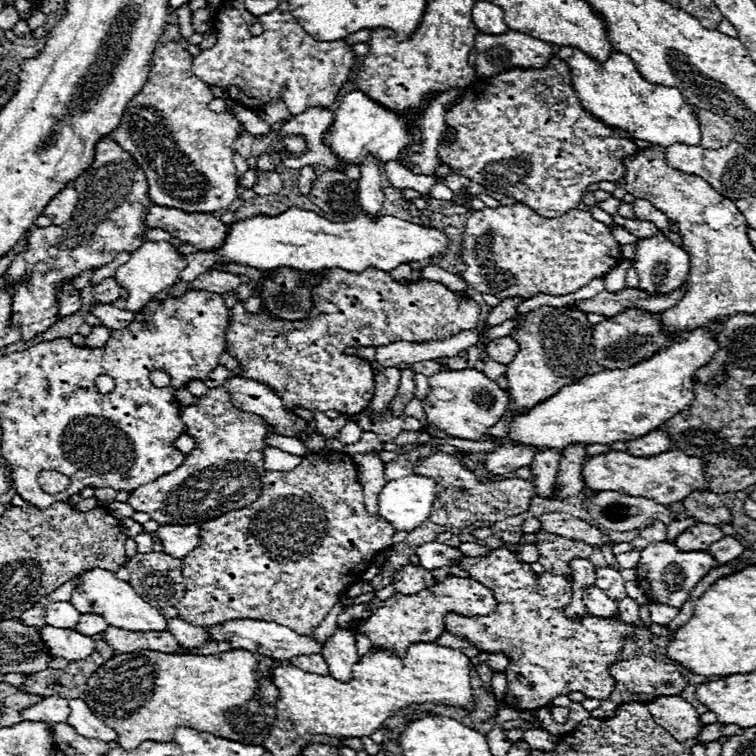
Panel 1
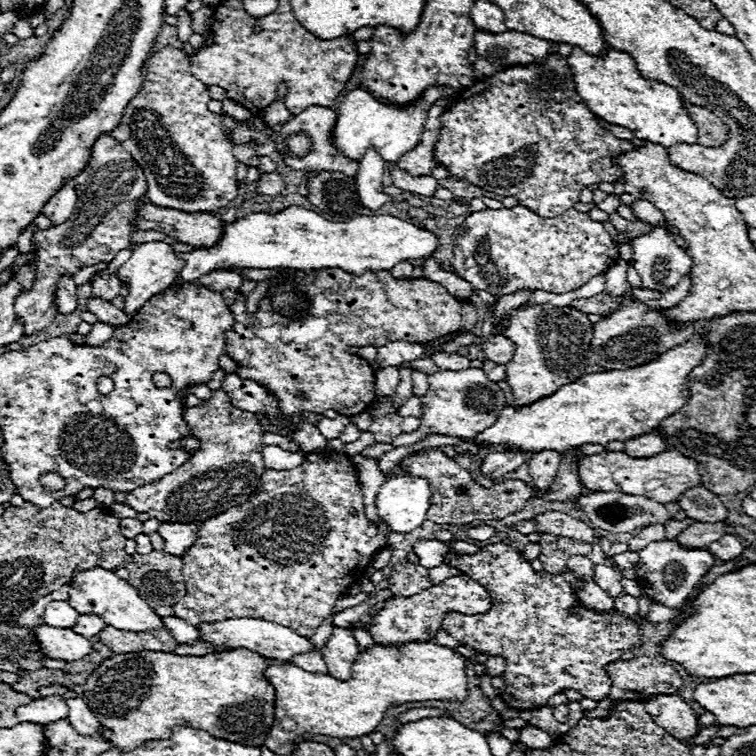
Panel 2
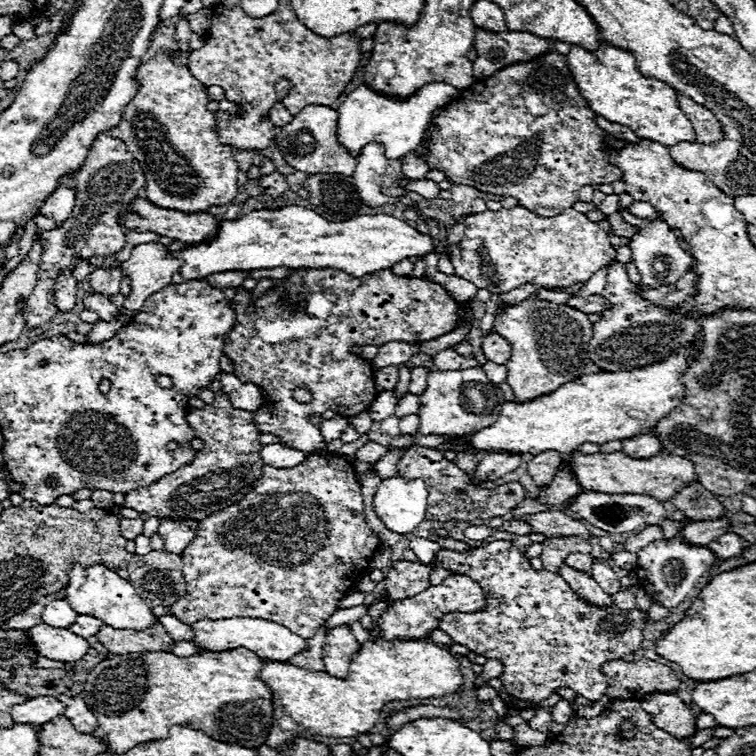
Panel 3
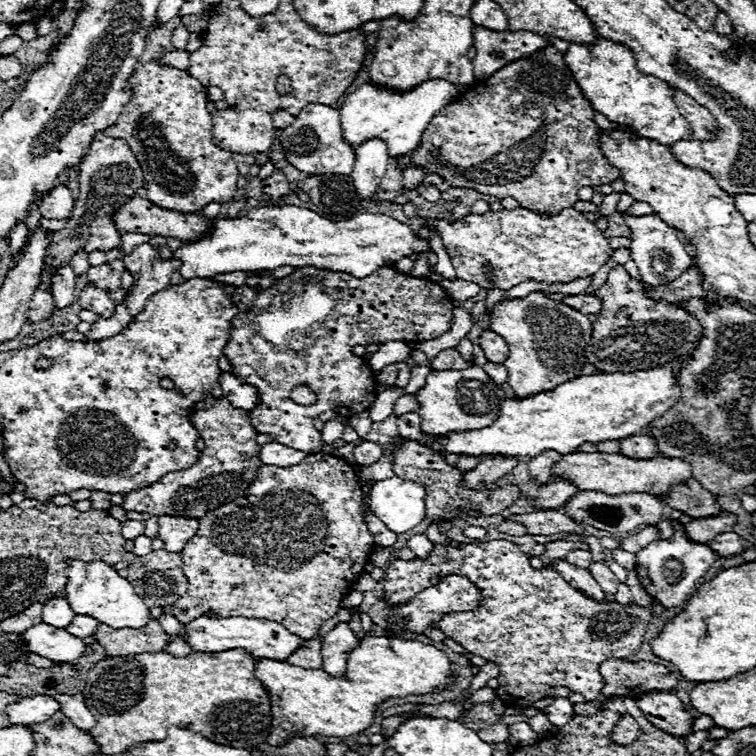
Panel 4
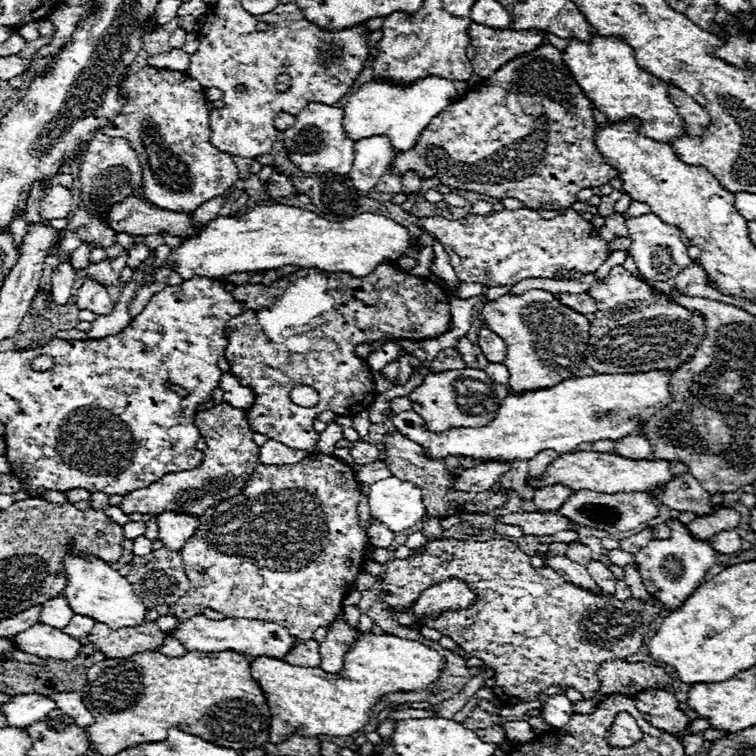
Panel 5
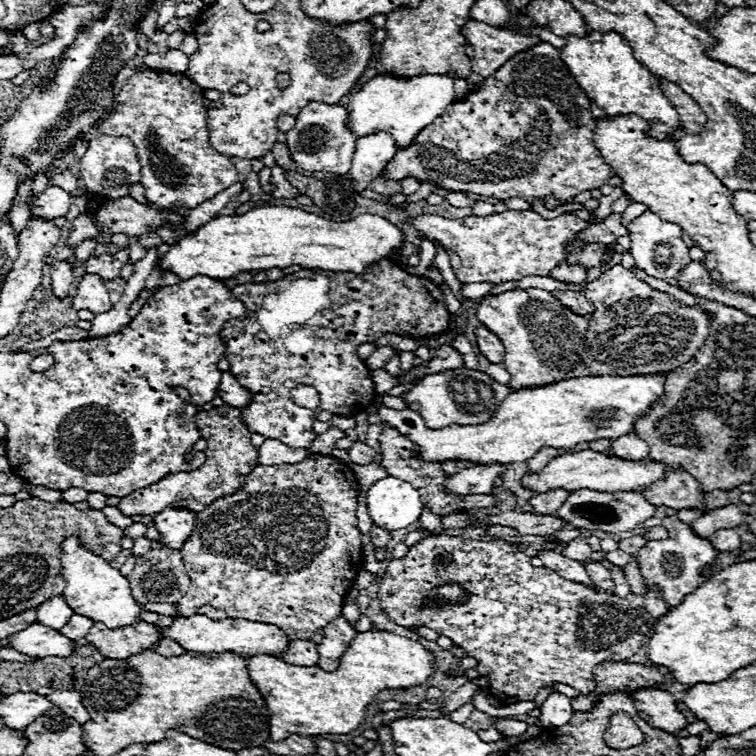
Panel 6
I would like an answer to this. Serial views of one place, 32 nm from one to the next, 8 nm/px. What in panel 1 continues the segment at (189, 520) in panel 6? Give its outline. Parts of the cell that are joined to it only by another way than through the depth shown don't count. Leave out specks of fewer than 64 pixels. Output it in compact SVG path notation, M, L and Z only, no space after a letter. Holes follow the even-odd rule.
M162 524L156 532L164 544L166 554L170 554L174 558L184 558L192 548L196 548L200 528L194 524L190 524L190 526Z

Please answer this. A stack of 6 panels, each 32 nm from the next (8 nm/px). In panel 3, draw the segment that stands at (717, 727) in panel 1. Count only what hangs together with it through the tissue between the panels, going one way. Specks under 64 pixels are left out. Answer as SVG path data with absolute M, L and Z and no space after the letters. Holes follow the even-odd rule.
M706 728L706 730L698 730L694 736L688 738L688 740L690 740L690 750L702 746L702 744L704 744L706 740L710 740L710 738L712 738L712 730L710 730L710 728Z

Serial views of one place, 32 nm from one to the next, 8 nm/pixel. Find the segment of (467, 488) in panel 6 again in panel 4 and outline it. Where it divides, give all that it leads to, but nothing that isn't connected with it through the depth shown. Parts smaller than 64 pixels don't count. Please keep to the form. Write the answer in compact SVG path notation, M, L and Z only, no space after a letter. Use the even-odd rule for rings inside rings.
M488 456L488 458L480 460L474 470L464 472L462 486L470 488L470 490L484 490L490 484L494 484L498 478L508 474L516 464L518 464L518 460L510 460L510 458L502 458L502 456L494 456L494 458Z

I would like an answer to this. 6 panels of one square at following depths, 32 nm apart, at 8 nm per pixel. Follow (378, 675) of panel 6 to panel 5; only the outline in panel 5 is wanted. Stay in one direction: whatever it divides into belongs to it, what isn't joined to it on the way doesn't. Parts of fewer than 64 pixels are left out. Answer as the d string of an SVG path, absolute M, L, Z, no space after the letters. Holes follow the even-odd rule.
M364 632L358 634L356 642L344 656L344 666L338 674L326 674L322 668L302 668L302 666L292 666L284 660L270 658L270 656L256 656L250 660L250 672L262 692L266 692L266 700L270 706L270 742L282 742L290 734L298 736L318 736L318 734L328 734L328 736L350 736L358 732L362 726L368 724L368 714L374 702L386 694L386 692L406 692L406 690L424 690L428 688L444 668L444 658L426 648L420 642L406 640L394 634L372 634Z

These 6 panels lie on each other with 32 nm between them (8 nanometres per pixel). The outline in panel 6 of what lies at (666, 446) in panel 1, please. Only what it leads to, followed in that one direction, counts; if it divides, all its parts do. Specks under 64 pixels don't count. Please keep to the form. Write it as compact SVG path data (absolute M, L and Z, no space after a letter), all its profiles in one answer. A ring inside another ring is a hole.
M620 436L618 440L610 440L610 448L606 450L608 456L622 458L622 460L644 460L648 458L648 444L638 436Z

